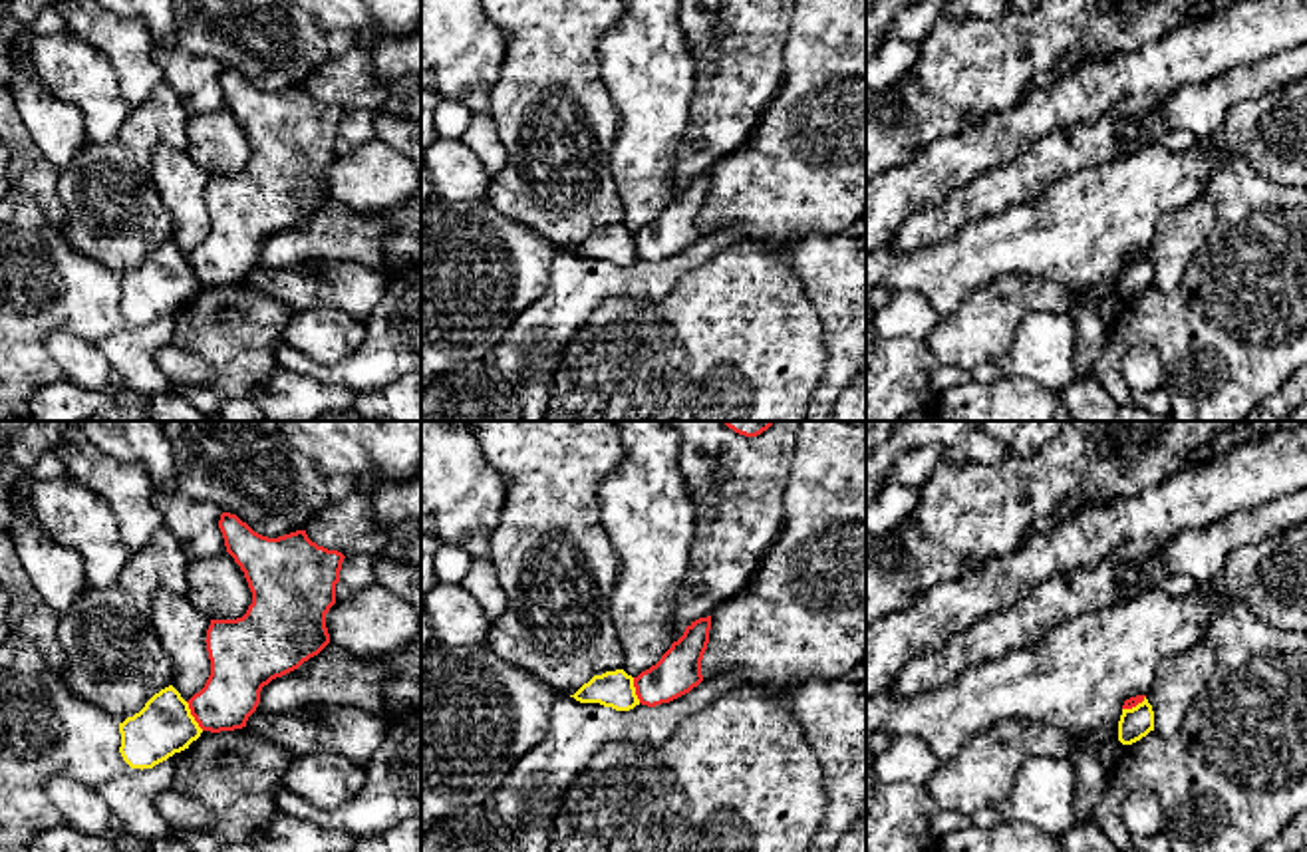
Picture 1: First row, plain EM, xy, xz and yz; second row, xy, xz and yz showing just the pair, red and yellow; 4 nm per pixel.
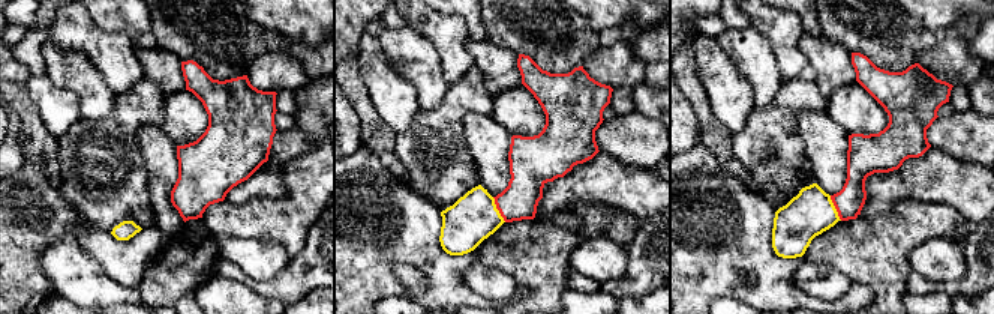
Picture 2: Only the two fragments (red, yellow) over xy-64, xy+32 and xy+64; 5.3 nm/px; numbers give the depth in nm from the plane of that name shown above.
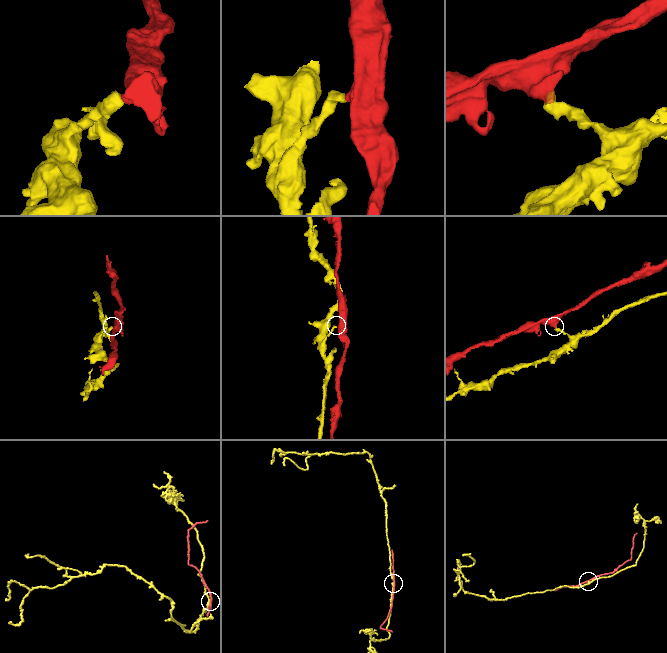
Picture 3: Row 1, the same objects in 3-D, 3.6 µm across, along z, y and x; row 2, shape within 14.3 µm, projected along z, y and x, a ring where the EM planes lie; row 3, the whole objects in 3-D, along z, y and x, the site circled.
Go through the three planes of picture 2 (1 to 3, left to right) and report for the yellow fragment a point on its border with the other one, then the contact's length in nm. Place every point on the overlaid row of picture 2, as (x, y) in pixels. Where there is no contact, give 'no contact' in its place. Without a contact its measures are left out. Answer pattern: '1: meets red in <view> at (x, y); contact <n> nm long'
1: no contact
2: meets red in xy+32 at (496, 208); contact 150 nm long
3: meets red in xy+64 at (835, 208); contact 150 nm long

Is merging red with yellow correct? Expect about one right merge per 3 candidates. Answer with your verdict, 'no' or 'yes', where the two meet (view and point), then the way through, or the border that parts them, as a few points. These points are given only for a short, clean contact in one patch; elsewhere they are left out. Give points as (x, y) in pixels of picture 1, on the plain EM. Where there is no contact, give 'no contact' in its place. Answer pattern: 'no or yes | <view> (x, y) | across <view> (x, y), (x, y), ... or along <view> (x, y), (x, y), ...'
no | xy (191, 269) | along xy (185, 257), (193, 275), (203, 284)

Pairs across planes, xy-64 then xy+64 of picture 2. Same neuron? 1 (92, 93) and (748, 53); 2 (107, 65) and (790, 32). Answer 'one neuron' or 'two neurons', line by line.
1: one neuron
2: one neuron

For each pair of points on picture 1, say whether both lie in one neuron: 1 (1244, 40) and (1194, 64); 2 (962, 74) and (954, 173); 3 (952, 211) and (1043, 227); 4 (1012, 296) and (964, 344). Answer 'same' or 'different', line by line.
1: same
2: different
3: different
4: same

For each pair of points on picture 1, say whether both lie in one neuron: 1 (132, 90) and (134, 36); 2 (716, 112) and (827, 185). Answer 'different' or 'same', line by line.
1: same
2: different

